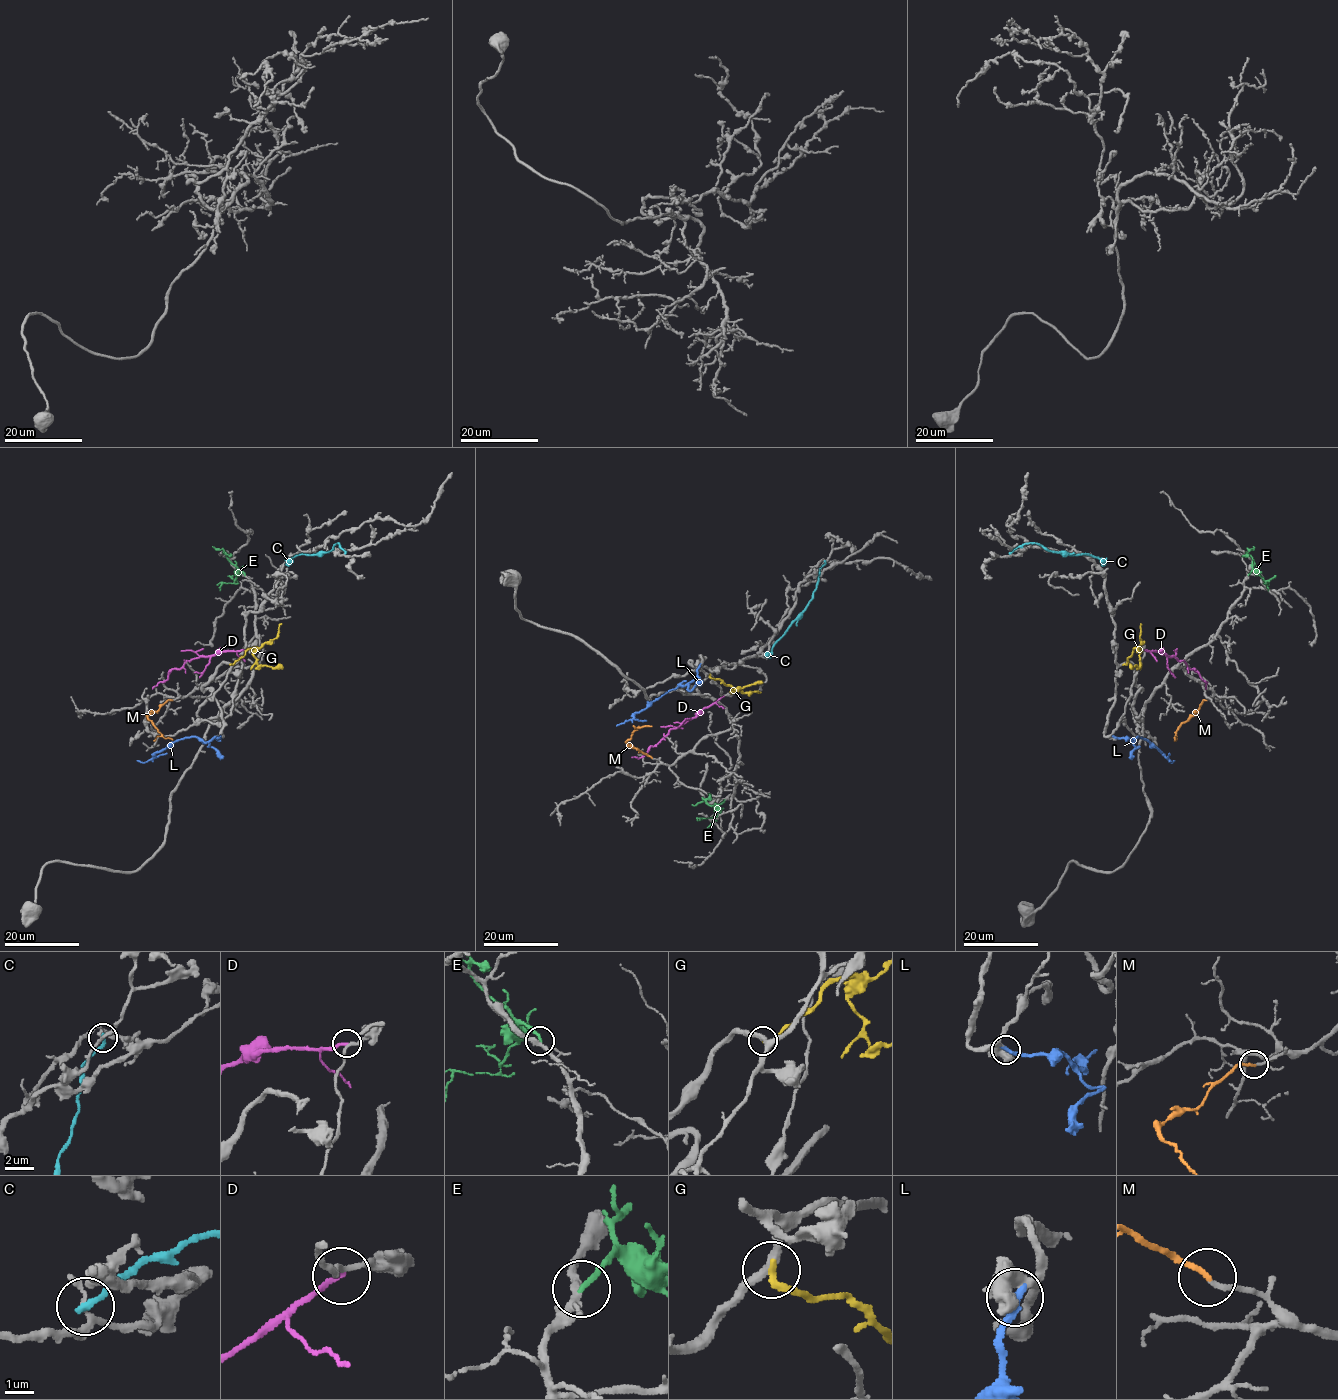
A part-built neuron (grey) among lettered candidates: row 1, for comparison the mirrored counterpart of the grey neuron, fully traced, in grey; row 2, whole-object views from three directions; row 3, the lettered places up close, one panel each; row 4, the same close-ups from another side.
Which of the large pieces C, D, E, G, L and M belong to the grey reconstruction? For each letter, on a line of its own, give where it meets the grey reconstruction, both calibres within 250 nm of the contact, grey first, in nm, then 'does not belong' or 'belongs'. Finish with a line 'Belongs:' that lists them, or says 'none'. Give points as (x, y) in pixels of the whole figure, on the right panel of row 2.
C: meets grey at (1010, 553); 190 nm thick on the grey side, 240 nm on the other; does not belong
D: meets grey at (1145, 649); 200 nm thick on the grey side, 200 nm on the other; does not belong
E: meets grey at (1248, 574); 280 nm thick on the grey side, 200 nm on the other; does not belong
G: meets grey at (1124, 664); 320 nm thick on the grey side, 280 nm on the other; does not belong
L: meets grey at (1114, 737); 600 nm thick on the grey side, 320 nm on the other; belongs
M: meets grey at (1206, 700); 160 nm thick on the grey side, 180 nm on the other; belongs
Belongs: L, M

